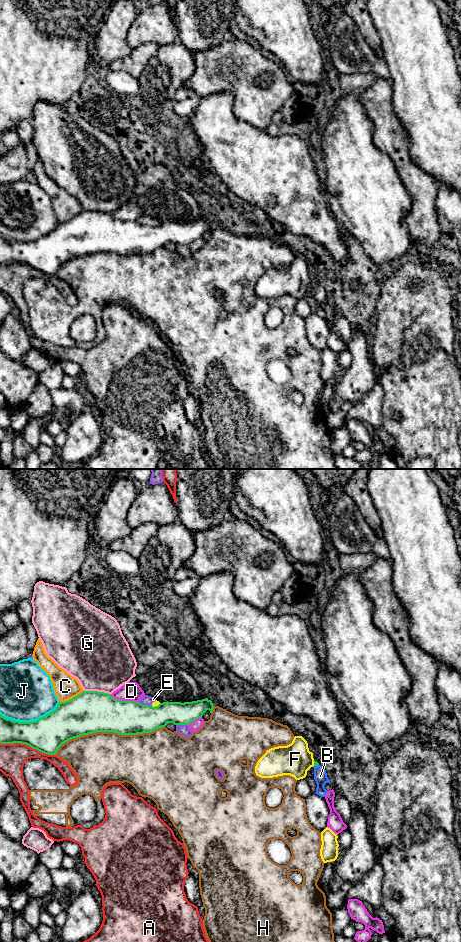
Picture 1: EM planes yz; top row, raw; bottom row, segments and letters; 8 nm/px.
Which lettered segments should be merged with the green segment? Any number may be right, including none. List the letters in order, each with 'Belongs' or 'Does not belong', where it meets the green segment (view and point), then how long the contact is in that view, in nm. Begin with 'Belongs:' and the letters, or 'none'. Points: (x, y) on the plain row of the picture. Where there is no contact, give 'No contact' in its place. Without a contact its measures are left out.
Belongs: B
A: Does not belong. Touches green at yz (28, 265). Shared border 460 nm
B: Belongs. Touches green at yz (316, 285). Shared border 40 nm
C: Does not belong. Touches green at yz (72, 218). Shared border 220 nm
D: Does not belong. Touches green at yz (124, 221). Shared border 240 nm
E: Does not belong. Touches green at yz (145, 225). Shared border 120 nm
F: Does not belong. Touches green at yz (156, 226). Shared border 80 nm
G: Does not belong. Touches green at yz (97, 211). Shared border 220 nm
H: Does not belong. Touches green at yz (108, 251). Shared border 900 nm
J: Does not belong. Touches green at yz (31, 241). Shared border 480 nm

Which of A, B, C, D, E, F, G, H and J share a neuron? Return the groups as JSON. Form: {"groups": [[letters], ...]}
{"groups": [["A"], ["B"], ["C"], ["D"], ["E", "F"], ["G"], ["H"], ["J"]]}

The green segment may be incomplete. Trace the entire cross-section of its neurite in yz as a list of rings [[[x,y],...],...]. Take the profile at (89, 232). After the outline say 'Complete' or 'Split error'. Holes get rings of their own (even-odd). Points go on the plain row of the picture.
[[[83,211],[72,219],[59,222],[55,230],[44,237],[31,242],[19,242],[7,239],[0,234],[0,263],[21,263],[44,274],[56,275],[59,267],[65,262],[96,252],[114,252],[120,255],[137,255],[150,253],[168,243],[190,245],[202,238],[214,225],[208,218],[192,222],[163,222],[158,226],[143,225],[134,221],[114,219],[111,214],[98,211]]]. Complete

